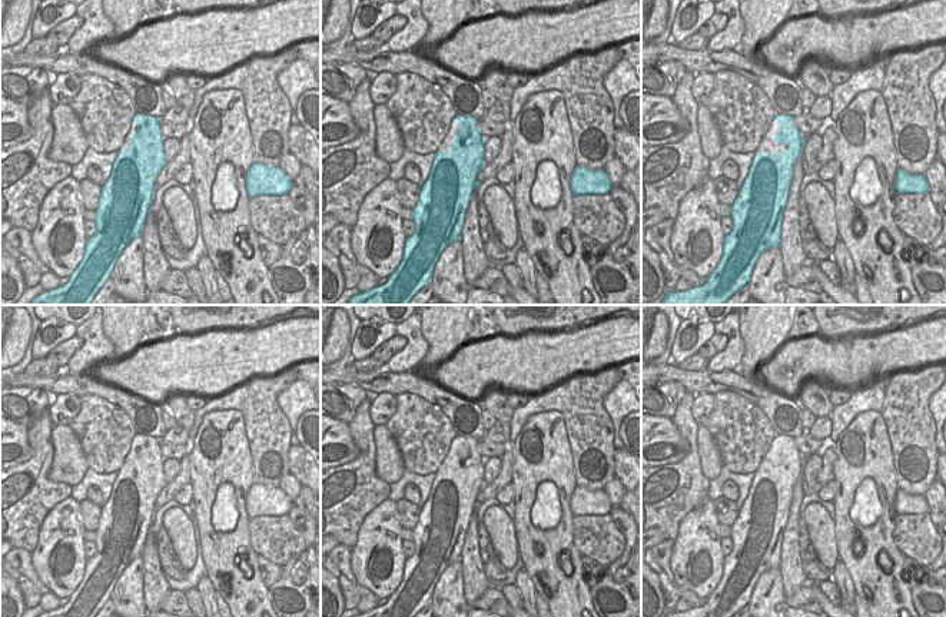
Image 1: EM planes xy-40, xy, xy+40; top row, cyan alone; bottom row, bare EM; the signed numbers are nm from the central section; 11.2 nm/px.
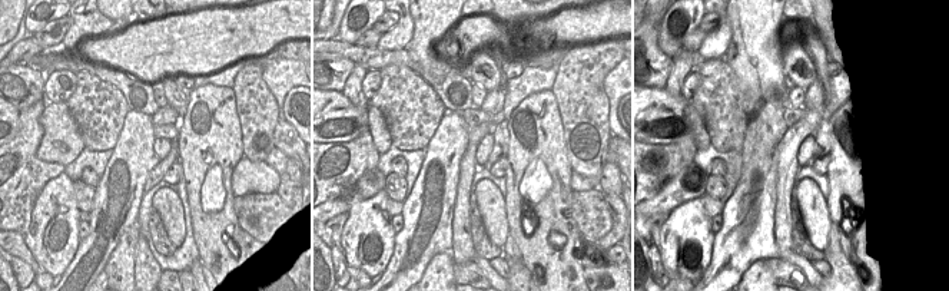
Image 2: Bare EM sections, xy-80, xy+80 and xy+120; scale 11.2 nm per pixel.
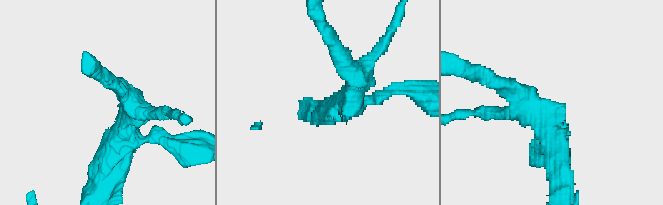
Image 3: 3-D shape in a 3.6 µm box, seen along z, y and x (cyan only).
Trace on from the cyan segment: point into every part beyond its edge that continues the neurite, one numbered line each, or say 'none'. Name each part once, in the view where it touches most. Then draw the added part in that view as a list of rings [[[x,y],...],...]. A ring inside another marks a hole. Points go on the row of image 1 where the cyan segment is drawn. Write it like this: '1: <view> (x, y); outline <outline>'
none

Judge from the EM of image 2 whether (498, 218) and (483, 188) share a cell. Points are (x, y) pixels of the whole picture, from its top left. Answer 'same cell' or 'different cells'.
same cell

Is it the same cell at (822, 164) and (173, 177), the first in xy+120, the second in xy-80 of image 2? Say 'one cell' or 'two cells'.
one cell

